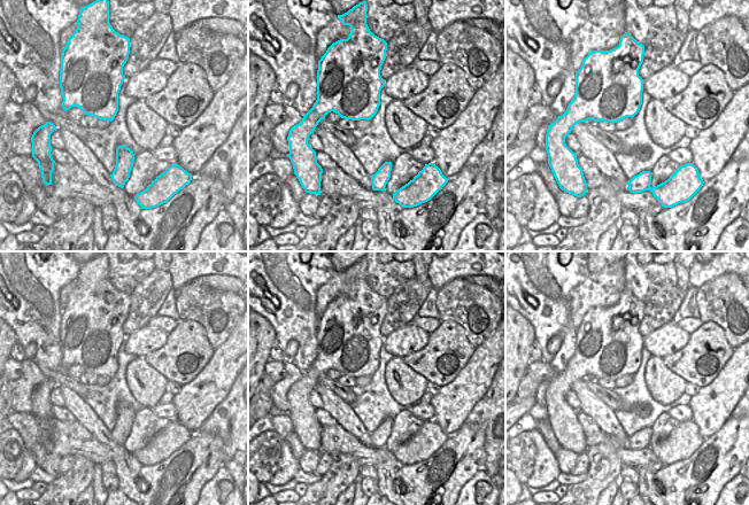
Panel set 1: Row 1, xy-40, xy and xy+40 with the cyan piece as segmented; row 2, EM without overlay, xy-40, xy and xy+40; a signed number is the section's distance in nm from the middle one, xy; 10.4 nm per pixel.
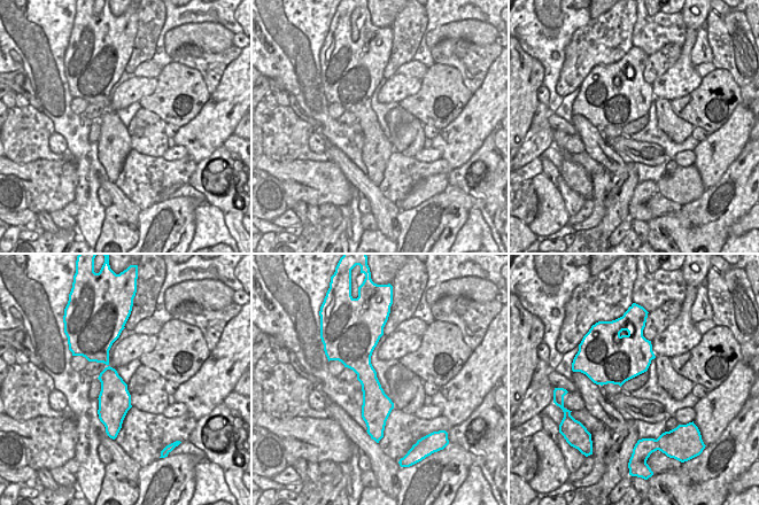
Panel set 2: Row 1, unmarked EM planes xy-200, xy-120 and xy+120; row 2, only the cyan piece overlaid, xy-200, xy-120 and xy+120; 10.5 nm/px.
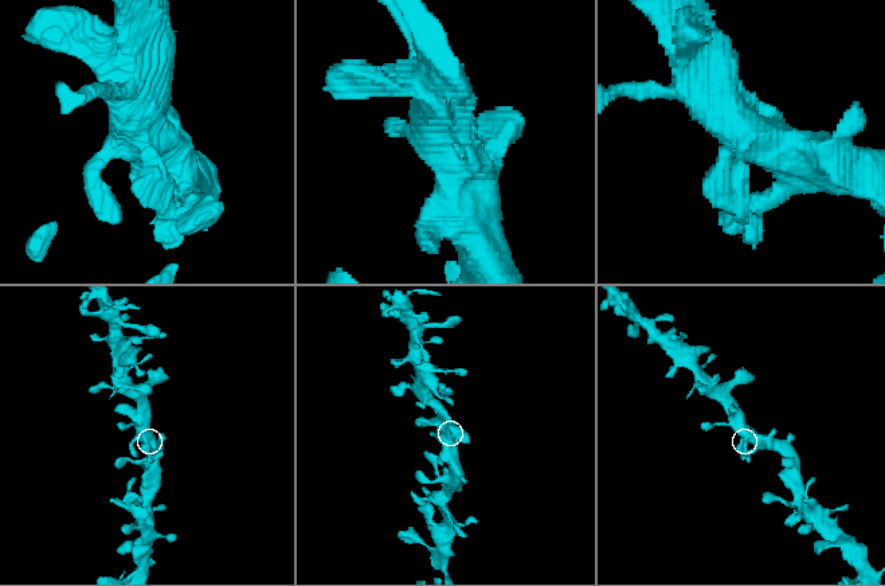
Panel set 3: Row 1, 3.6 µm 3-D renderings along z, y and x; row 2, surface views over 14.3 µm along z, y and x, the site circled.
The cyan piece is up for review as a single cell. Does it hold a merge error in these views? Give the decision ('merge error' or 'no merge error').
no merge error

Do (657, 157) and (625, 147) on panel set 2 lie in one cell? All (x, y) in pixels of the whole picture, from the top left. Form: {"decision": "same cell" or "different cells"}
{"decision": "same cell"}

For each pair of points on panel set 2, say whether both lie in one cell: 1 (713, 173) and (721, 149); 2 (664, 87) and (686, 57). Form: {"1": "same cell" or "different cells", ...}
{"1": "same cell", "2": "same cell"}

